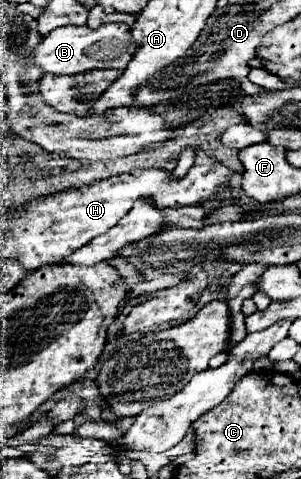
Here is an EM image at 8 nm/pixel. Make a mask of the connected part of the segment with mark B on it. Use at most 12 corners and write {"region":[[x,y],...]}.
{"region":[[122,23],[58,27],[30,59],[54,75],[126,69]]}

